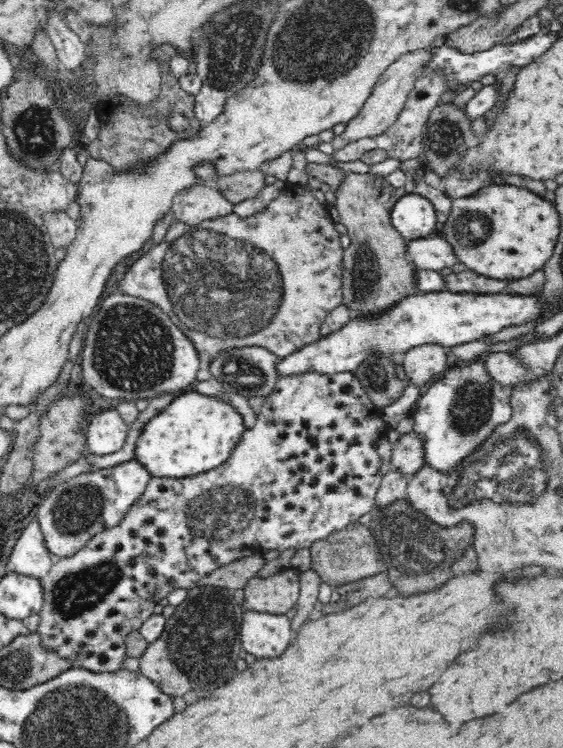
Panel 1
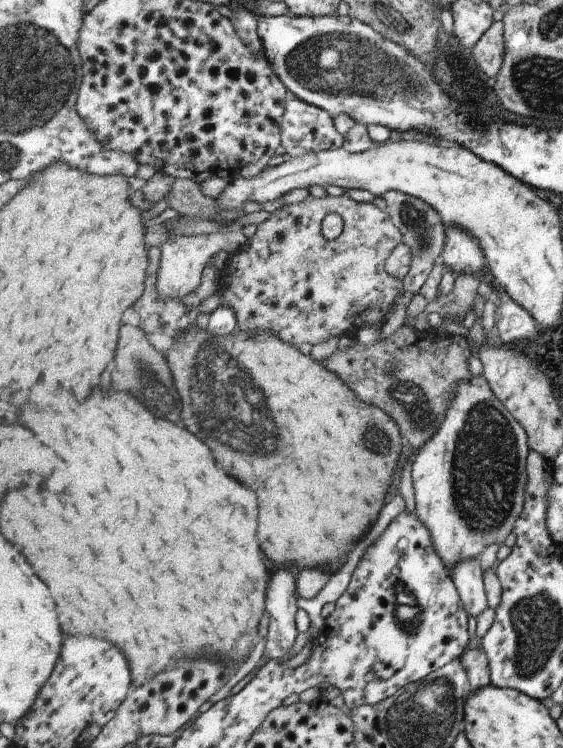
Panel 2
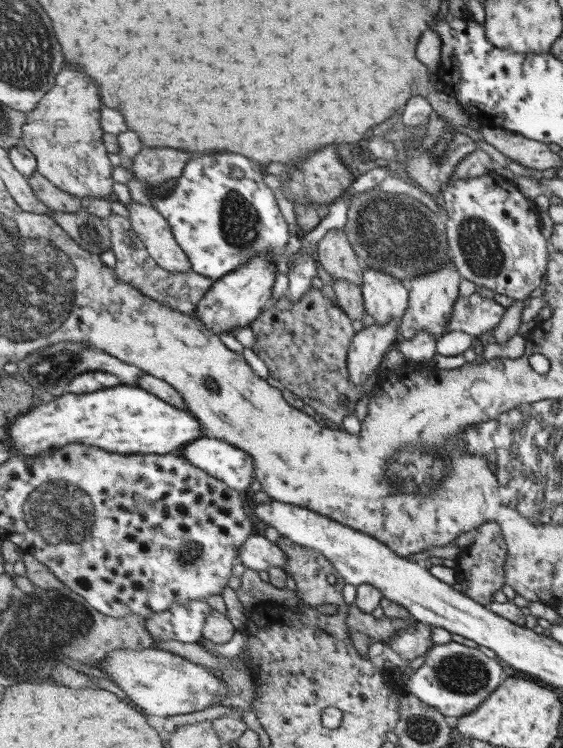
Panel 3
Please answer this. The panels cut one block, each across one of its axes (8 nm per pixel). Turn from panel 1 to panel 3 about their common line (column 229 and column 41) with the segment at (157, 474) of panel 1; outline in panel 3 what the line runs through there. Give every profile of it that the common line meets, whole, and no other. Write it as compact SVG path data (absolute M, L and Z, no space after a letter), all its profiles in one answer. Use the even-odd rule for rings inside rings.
M115 386L113 390L101 390L91 394L65 392L57 398L45 398L41 406L21 412L1 444L9 444L9 456L45 458L53 456L65 446L99 446L113 454L173 454L189 442L199 440L203 430L191 414L167 404L155 394L135 386Z

